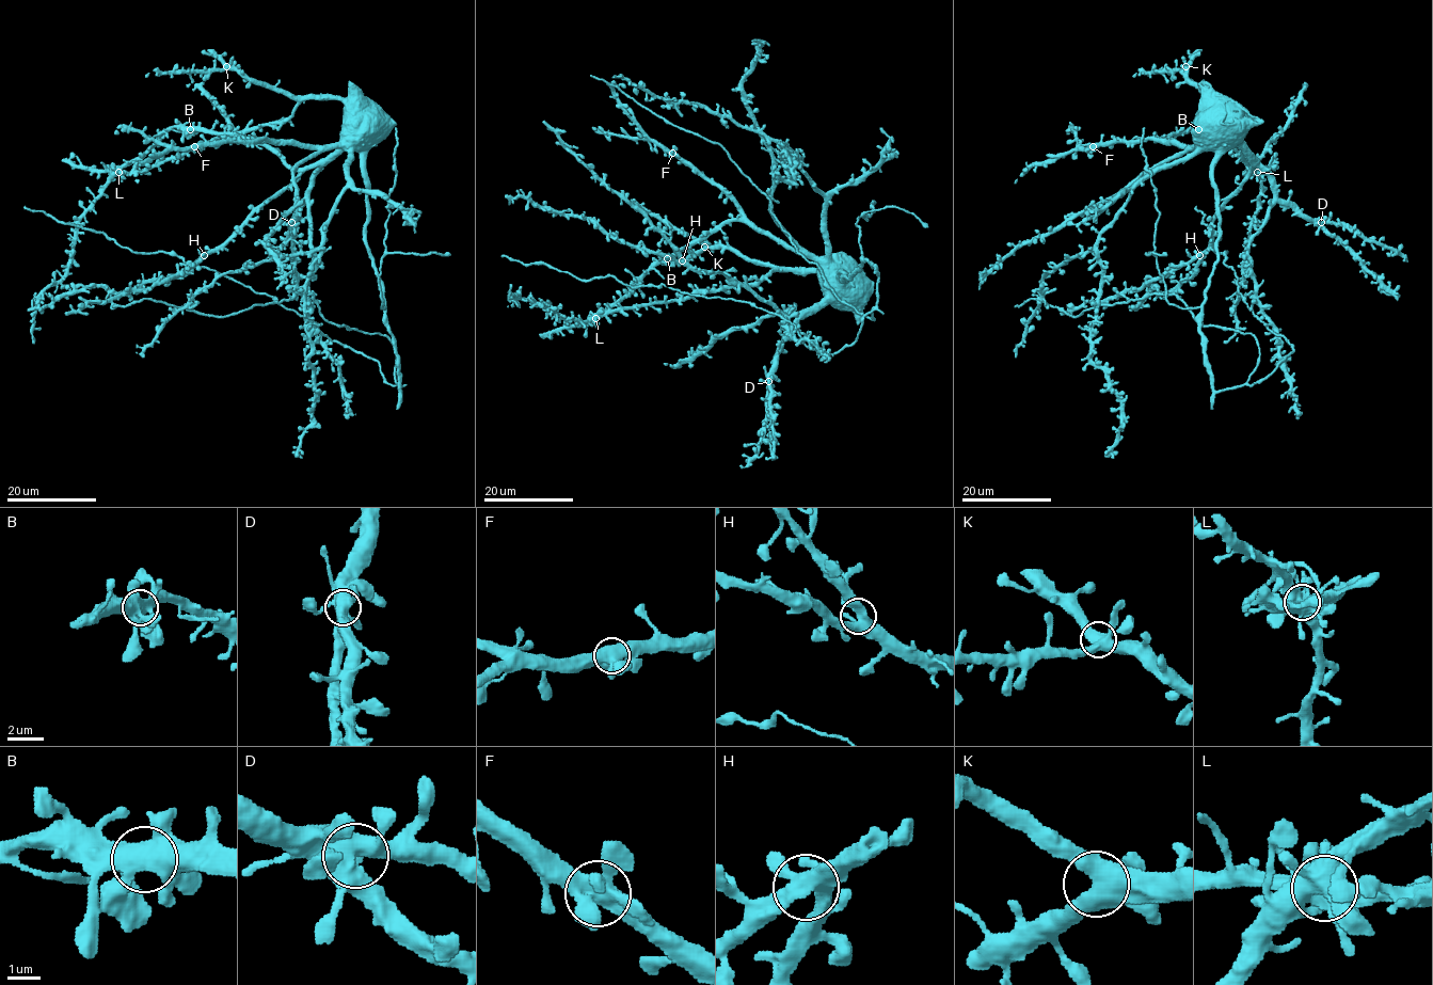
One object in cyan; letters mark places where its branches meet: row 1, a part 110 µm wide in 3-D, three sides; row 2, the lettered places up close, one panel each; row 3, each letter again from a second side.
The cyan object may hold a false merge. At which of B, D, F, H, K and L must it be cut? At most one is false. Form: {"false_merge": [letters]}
{"false_merge": []}

